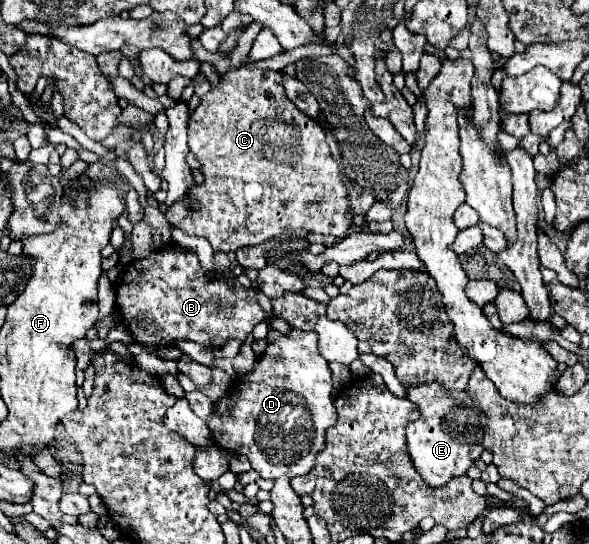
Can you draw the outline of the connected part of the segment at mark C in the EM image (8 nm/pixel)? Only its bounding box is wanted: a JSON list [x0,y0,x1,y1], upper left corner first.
[166,67,352,253]

